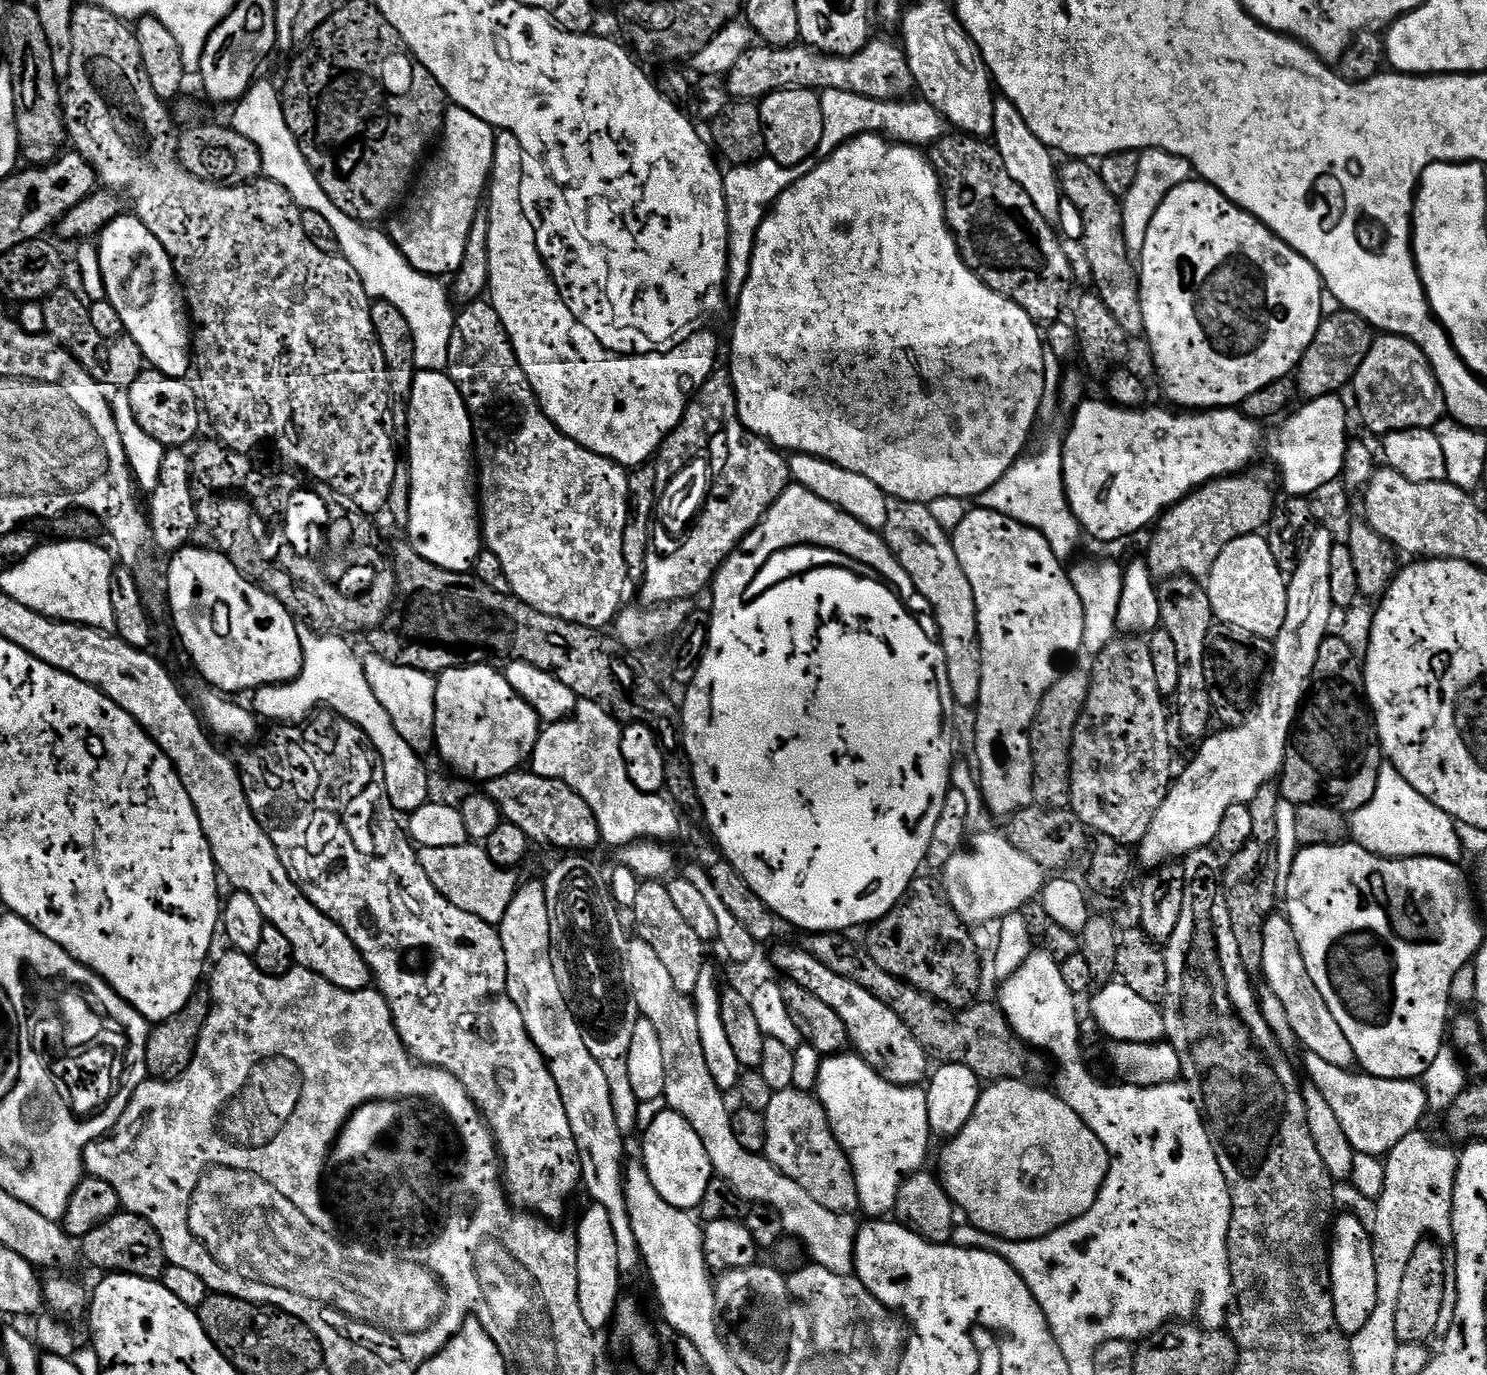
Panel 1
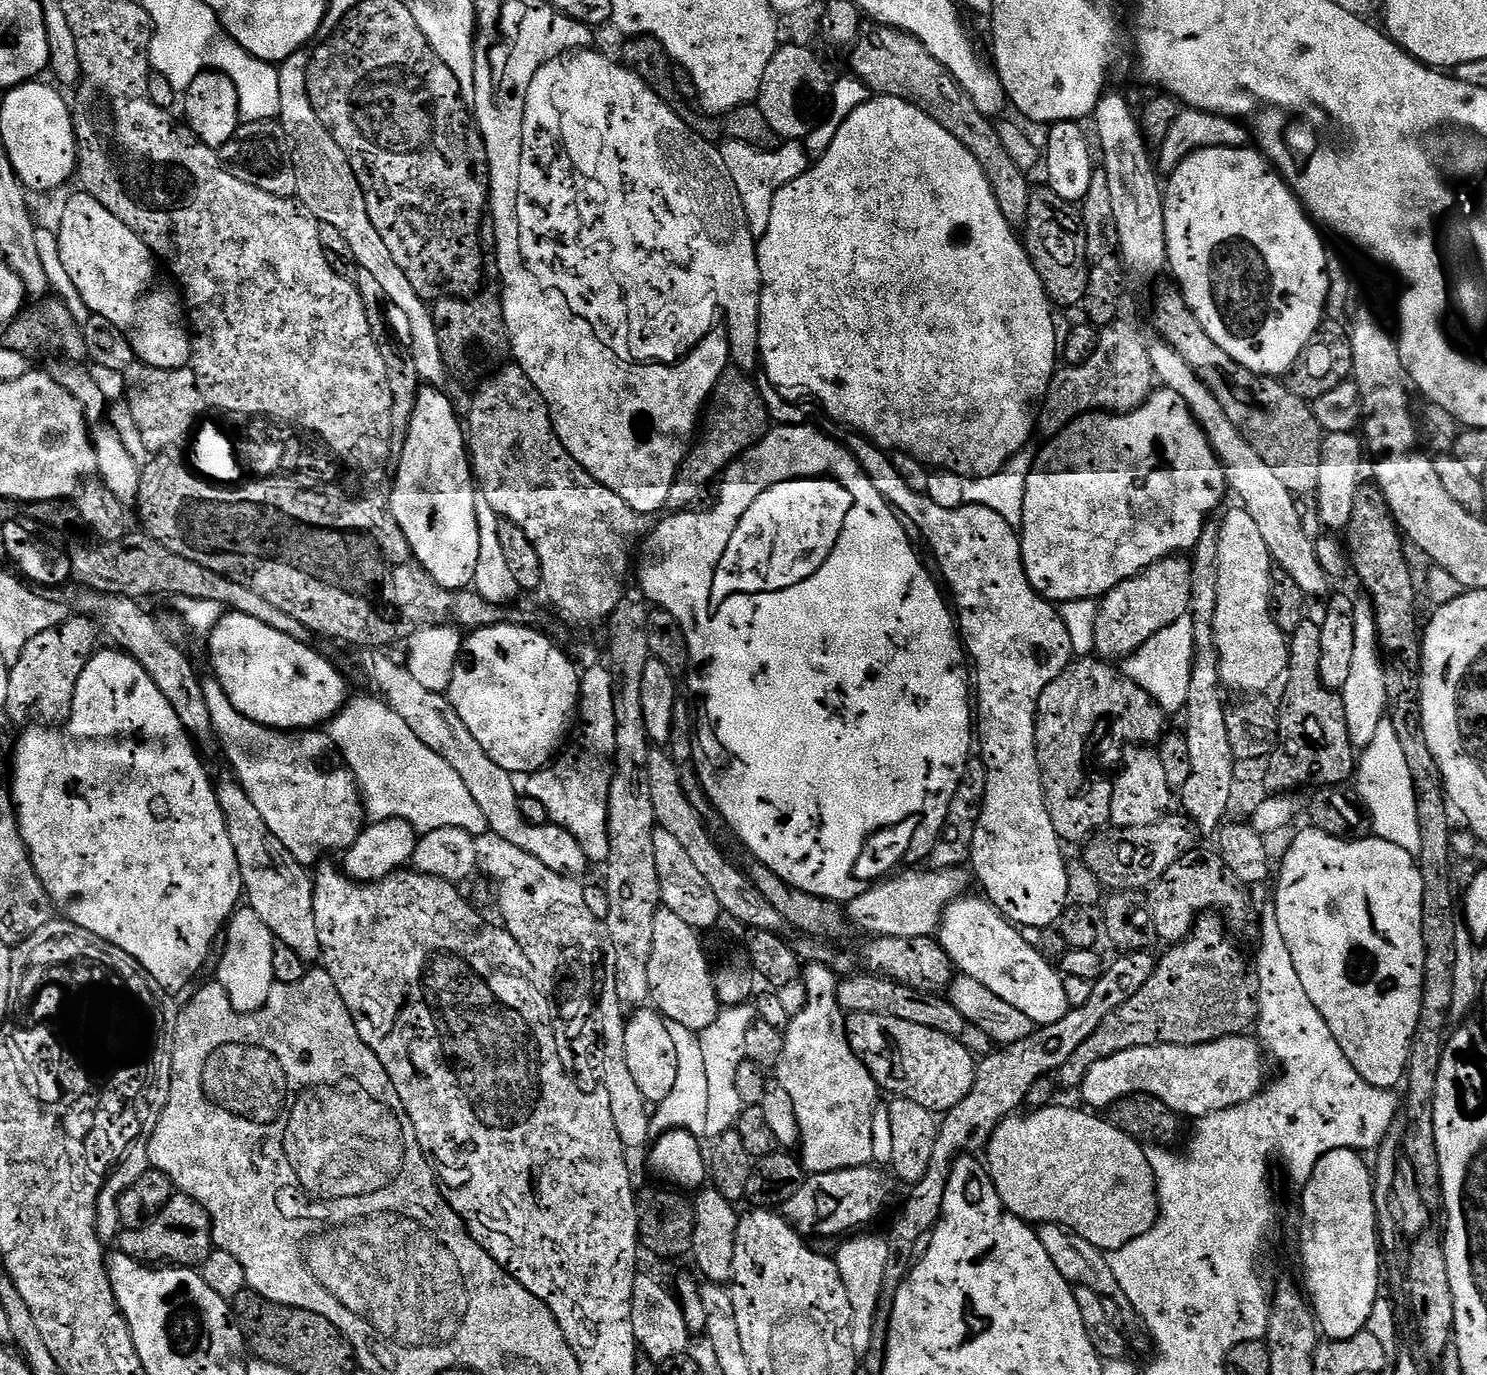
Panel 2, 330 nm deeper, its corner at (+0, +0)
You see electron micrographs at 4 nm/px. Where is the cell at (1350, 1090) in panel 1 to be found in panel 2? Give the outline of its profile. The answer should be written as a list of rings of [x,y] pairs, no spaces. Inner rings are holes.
[[[1245,1034],[1242,1036],[1227,1036],[1221,1040],[1215,1040],[1209,1044],[1199,1044],[1198,1046],[1170,1046],[1169,1044],[1160,1044],[1157,1048],[1135,1048],[1134,1050],[1122,1050],[1122,1054],[1114,1054],[1110,1058],[1106,1058],[1102,1062],[1098,1062],[1094,1066],[1090,1066],[1090,1070],[1086,1074],[1086,1078],[1080,1084],[1078,1089],[1079,1095],[1084,1095],[1084,1100],[1089,1109],[1092,1110],[1108,1110],[1111,1109],[1113,1104],[1118,1103],[1118,1101],[1124,1096],[1133,1096],[1141,1092],[1147,1096],[1153,1096],[1158,1098],[1162,1102],[1166,1102],[1166,1106],[1172,1109],[1173,1112],[1180,1113],[1181,1117],[1189,1118],[1199,1118],[1202,1116],[1208,1116],[1212,1112],[1221,1112],[1227,1108],[1233,1108],[1239,1104],[1245,1104],[1247,1100],[1252,1100],[1255,1096],[1260,1095],[1262,1089],[1265,1087],[1266,1080],[1264,1081],[1264,1056],[1266,1060],[1266,1052],[1262,1047],[1259,1039],[1253,1038],[1251,1040],[1251,1035]]]

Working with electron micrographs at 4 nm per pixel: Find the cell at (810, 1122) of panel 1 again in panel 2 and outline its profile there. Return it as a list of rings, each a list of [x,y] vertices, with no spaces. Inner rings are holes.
[[[810,964],[803,969],[802,979],[808,991],[808,1001],[783,1029],[784,1049],[780,1064],[774,1070],[775,1079],[780,1081],[794,1102],[800,1127],[798,1159],[808,1174],[869,1167],[874,1161],[874,1114],[878,1110],[879,1104],[876,1103],[882,1097],[882,1089],[876,1085],[876,1079],[870,1070],[866,1070],[858,1054],[854,1054],[848,1041],[846,1013],[836,999],[837,973],[831,972],[825,964]]]

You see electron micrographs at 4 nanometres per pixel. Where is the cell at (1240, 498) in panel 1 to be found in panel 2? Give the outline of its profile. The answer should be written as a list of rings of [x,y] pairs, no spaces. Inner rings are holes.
[[[1177,554],[1154,562],[1137,576],[1114,586],[1099,601],[1094,627],[1095,655],[1108,662],[1120,662],[1136,653],[1158,630],[1166,630],[1178,618],[1188,615],[1190,606],[1191,559]]]

